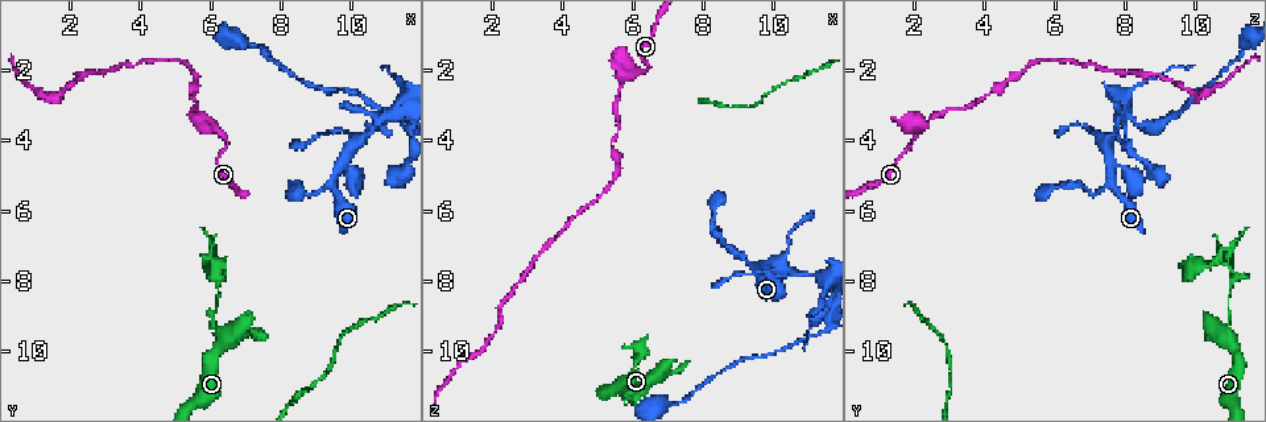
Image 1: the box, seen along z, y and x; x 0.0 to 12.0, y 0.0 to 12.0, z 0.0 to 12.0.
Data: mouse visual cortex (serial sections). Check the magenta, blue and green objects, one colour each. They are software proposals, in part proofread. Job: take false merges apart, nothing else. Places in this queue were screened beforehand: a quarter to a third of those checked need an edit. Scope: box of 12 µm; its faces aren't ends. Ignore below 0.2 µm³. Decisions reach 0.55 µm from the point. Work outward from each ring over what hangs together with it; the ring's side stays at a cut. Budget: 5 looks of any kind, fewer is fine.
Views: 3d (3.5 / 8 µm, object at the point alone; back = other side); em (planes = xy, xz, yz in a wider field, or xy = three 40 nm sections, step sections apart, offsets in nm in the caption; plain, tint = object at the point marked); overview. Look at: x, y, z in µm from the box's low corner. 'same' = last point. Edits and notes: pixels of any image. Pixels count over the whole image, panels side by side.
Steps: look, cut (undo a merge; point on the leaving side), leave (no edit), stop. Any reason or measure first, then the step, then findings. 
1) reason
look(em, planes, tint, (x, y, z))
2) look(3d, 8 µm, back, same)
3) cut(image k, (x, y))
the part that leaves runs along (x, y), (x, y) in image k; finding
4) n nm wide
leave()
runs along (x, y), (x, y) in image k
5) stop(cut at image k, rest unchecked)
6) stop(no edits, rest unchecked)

sharp bend
look(3d, 3.5 µm, (6.4, 9.6, 10.9))

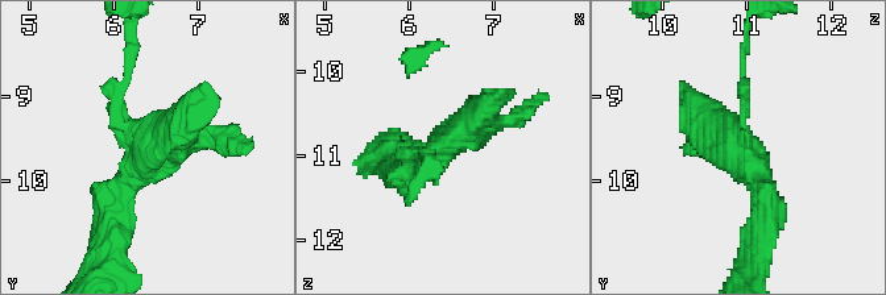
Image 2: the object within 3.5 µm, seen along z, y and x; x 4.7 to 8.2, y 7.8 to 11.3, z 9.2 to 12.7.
now the EM
look(em, planes, tint, (6.35, 9.65, 10.95))

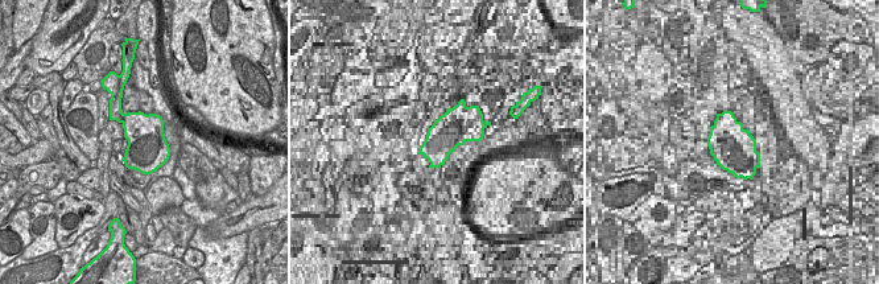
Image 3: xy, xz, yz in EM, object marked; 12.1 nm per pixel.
leave()
runs along (761, 225), (745, 77) in image 2; one cell here

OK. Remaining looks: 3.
sudden change in width
look(3d, 3.5 µm, (11.0, 3.4, 7.9))

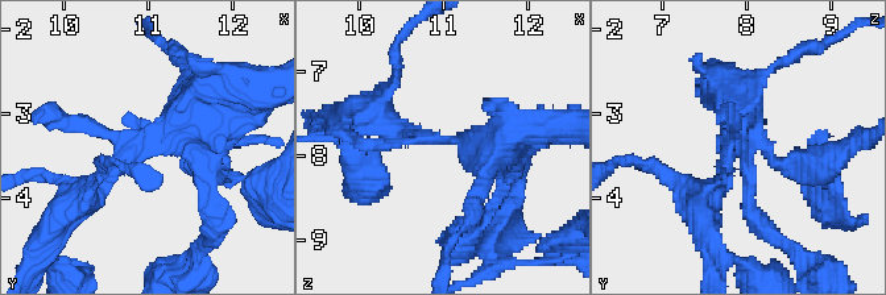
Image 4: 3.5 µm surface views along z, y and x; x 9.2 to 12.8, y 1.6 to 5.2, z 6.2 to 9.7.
look(em, xy, step 1, tint, (11.00, 3.30, 7.85))

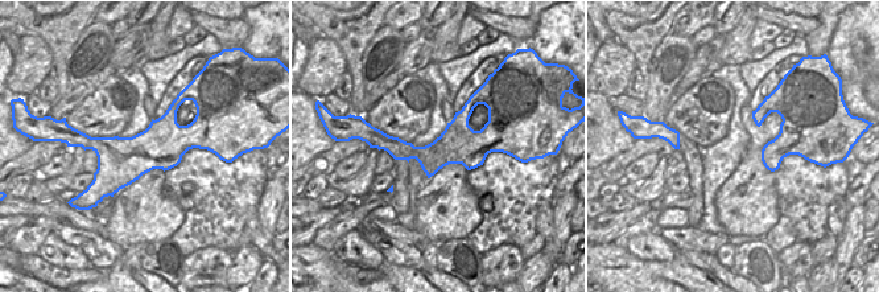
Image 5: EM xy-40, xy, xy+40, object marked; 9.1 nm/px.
look(em, xy, step 3, tint, same)

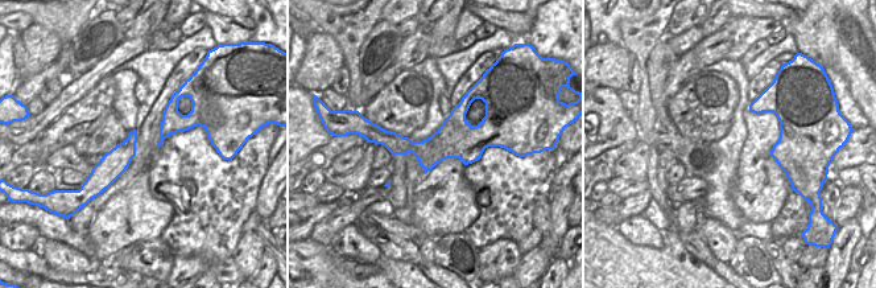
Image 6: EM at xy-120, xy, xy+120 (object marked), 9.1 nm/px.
leave()
all the same cell

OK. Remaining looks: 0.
stop(no edits, rest unchecked)

